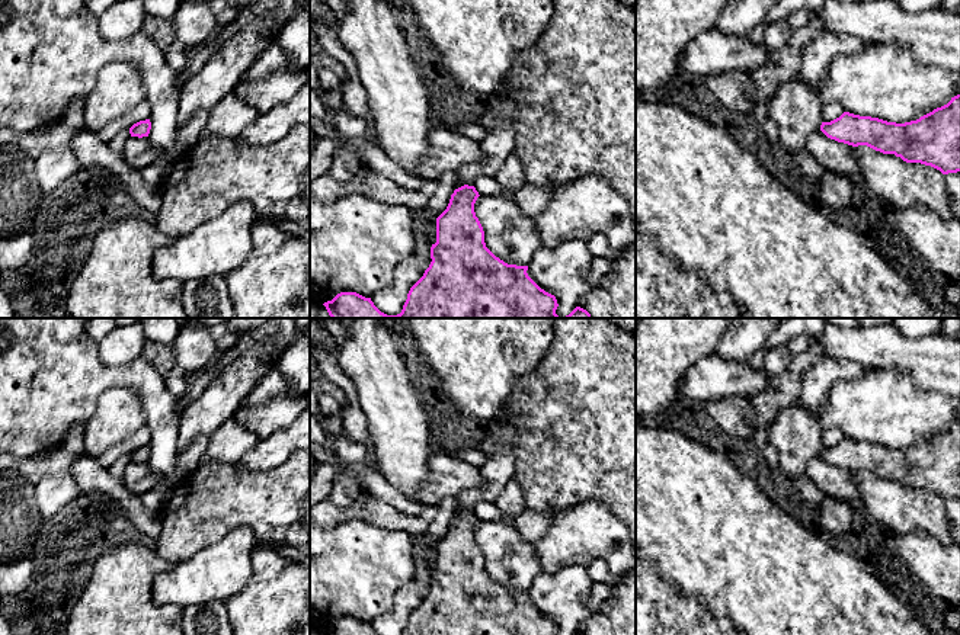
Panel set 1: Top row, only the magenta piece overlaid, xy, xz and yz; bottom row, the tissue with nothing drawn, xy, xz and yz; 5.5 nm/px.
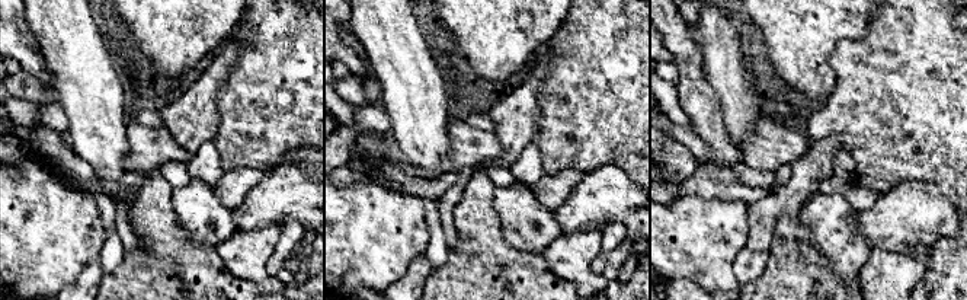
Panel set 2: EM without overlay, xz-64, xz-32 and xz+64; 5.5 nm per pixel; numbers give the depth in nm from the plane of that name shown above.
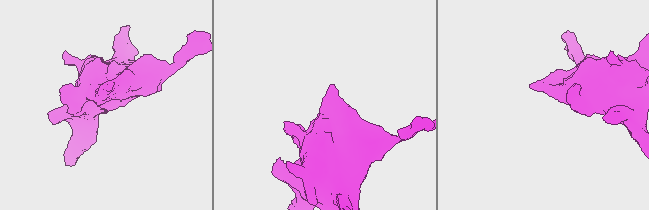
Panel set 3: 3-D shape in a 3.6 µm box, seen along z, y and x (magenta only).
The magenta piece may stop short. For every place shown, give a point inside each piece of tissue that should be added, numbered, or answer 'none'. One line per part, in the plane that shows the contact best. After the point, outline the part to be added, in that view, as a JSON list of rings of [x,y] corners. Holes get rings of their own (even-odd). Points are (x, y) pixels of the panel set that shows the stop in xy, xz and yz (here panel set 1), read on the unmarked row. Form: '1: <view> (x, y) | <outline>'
none

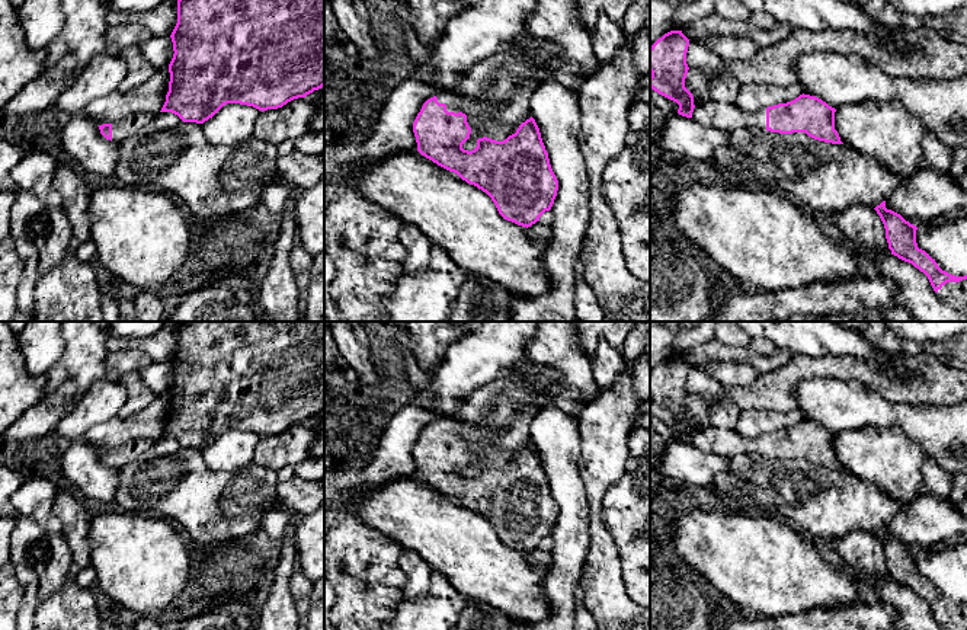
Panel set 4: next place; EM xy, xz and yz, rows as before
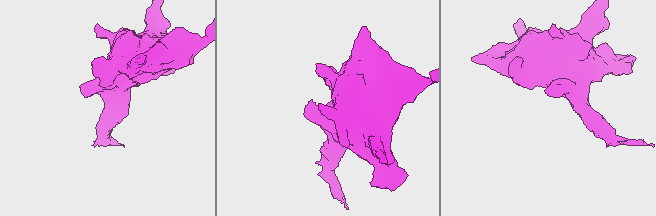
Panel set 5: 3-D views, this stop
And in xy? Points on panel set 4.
1: xy (130, 451) | [[[140,438],[129,441],[112,450],[112,467],[122,468],[125,464],[137,460],[154,445],[153,439]]]

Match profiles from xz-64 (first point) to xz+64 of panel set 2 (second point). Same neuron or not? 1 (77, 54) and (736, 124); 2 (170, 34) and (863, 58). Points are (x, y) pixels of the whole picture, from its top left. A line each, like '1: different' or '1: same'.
1: same
2: different

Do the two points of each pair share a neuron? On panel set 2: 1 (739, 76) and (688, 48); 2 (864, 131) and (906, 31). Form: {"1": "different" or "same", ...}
{"1": "different", "2": "same"}

